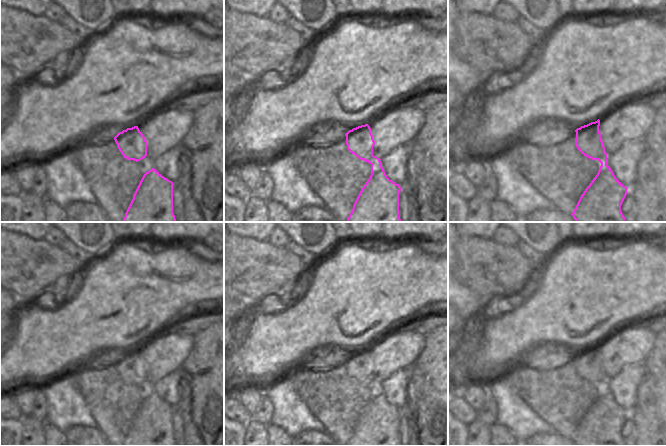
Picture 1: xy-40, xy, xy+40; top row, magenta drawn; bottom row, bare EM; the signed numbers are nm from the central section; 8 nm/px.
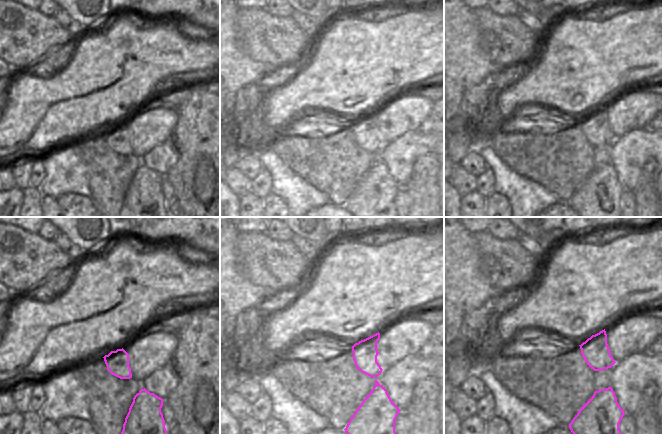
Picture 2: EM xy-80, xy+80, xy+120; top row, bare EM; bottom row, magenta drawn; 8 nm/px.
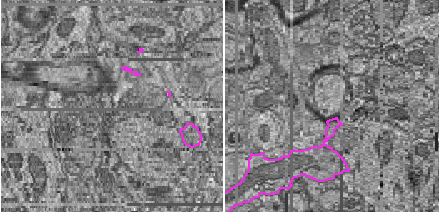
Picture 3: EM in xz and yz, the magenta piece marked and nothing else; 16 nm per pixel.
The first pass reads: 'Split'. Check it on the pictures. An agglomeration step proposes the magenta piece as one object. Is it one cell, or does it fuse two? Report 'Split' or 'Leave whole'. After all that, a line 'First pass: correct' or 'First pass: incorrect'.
Split
First pass: correct

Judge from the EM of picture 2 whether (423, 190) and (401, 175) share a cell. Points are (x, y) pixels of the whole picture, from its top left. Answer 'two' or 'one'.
two

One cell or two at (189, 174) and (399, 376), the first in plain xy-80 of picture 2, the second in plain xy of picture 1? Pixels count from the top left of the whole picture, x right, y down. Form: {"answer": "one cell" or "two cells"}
{"answer": "two cells"}

